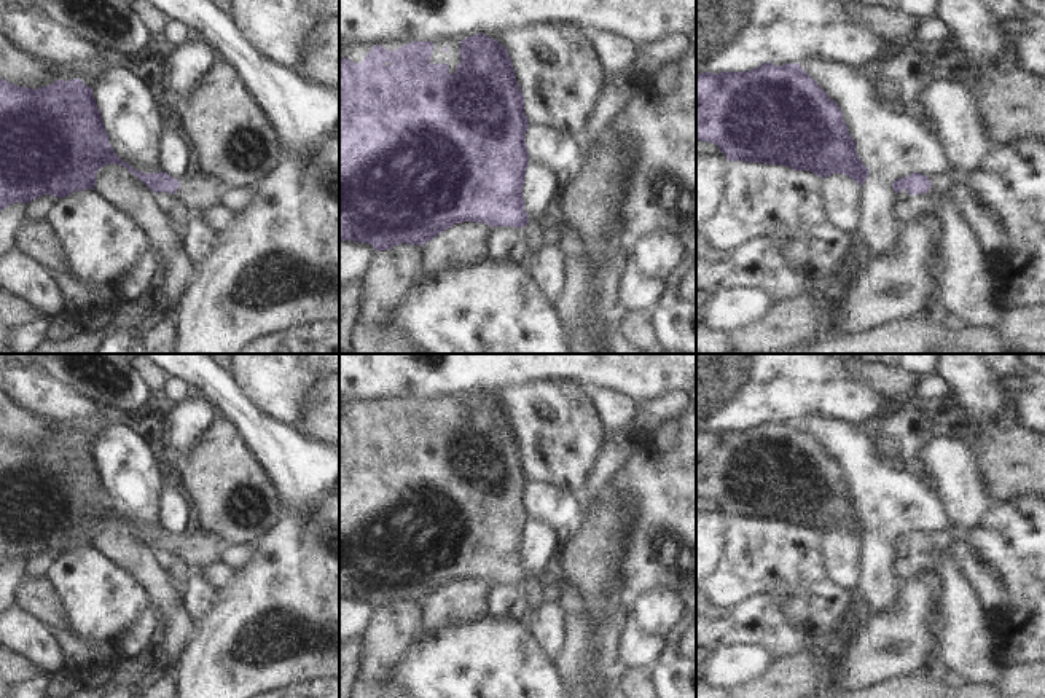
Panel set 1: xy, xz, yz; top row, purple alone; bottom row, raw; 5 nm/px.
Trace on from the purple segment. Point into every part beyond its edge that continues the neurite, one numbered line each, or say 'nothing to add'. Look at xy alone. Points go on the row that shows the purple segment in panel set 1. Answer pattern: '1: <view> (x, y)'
1: xy (198, 190)

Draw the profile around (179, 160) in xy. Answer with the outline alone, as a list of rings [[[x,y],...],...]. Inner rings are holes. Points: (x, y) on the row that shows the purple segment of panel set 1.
[[[172,121],[162,140],[162,171],[182,182],[198,167],[194,148],[177,121]]]

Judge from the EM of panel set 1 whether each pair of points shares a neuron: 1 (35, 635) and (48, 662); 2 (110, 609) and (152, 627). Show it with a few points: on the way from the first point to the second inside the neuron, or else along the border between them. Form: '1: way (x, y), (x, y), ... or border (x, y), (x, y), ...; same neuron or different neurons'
1: way (37, 641), (48, 655); same neuron
2: border (153, 606), (115, 646); different neurons

